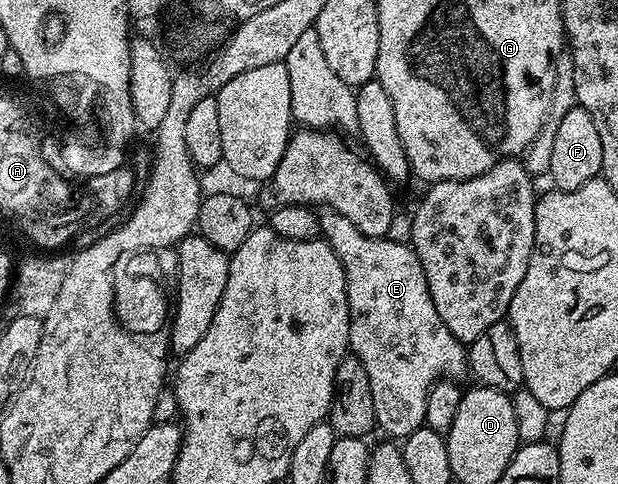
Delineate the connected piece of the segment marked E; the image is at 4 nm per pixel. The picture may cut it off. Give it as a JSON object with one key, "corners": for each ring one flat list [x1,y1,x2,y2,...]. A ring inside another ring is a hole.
{"corners":[[332,208,323,209,319,217,320,236,334,250,346,274,346,294,350,310,348,346,351,355,357,356,362,366,366,366,366,374,370,377,376,428,384,431,388,438,409,436,424,423,426,398,433,386,441,382,459,381,459,376,468,372,468,349,458,338,454,338,454,334,450,334,450,330,446,330,446,322,438,318,422,262,414,249,382,236,362,234,362,230,358,230,358,226,350,222,350,218,342,218,342,214]]}

